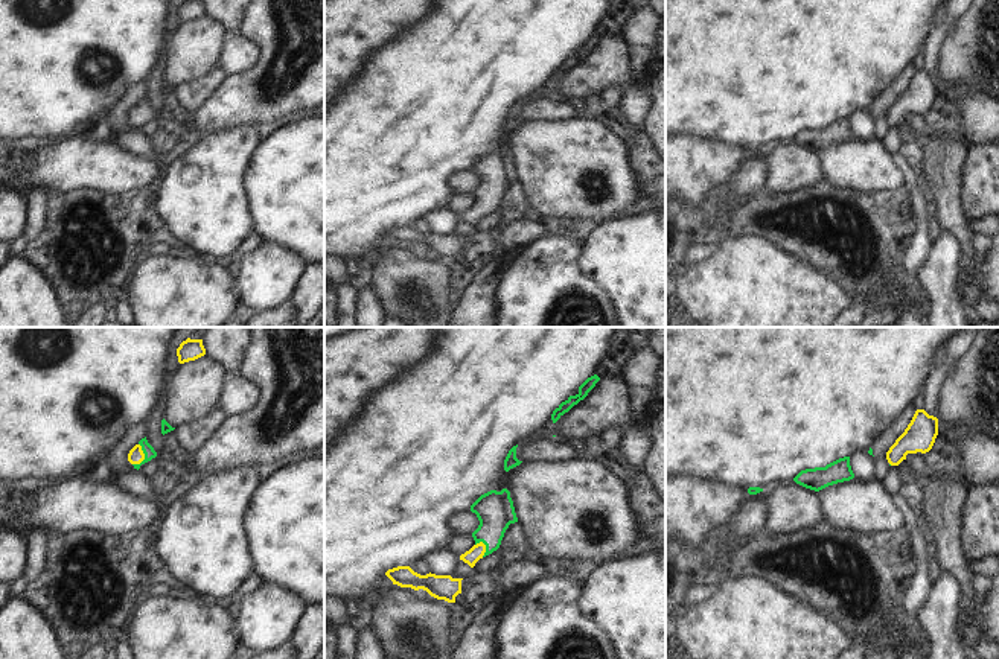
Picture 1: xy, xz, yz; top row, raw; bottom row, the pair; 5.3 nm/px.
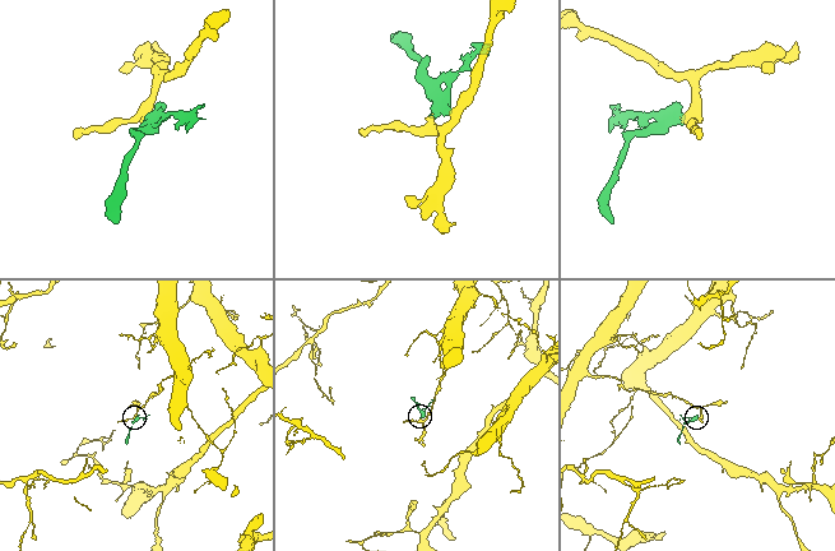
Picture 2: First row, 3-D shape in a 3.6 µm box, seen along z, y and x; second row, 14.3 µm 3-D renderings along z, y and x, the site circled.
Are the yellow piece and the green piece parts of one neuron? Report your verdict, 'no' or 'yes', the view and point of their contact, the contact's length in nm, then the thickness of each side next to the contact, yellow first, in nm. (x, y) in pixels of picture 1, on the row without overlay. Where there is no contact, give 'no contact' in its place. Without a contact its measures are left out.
yes | xy (143, 116) | 120 nm | 90/60 nm

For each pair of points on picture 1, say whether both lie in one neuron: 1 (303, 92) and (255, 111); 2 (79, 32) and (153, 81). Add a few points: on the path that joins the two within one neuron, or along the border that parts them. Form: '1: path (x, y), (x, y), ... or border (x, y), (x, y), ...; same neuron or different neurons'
1: path (291, 92), (276, 104), (267, 104); same neuron
2: border (163, 44), (157, 61), (145, 79); different neurons

